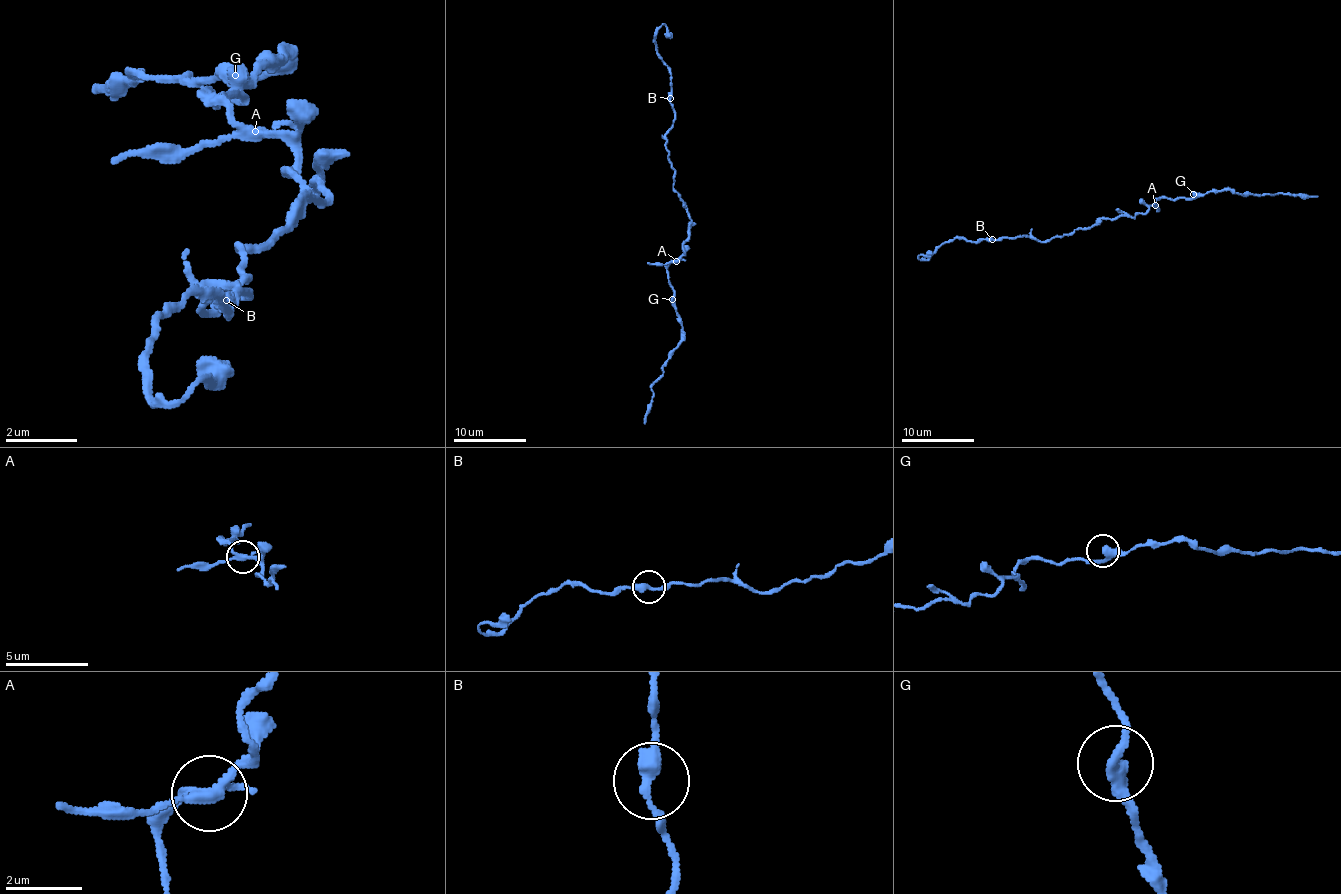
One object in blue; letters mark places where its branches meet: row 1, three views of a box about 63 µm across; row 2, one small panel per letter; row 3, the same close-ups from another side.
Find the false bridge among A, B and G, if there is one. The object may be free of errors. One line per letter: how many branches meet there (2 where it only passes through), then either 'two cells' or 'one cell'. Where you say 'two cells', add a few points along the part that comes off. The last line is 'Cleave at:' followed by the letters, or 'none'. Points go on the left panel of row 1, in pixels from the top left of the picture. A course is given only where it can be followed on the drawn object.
A: branches 3; two cells; course (253, 129), (127, 147), (109, 165)
B: branches 2; one cell
G: branches 2; one cell
Cleave at: A

